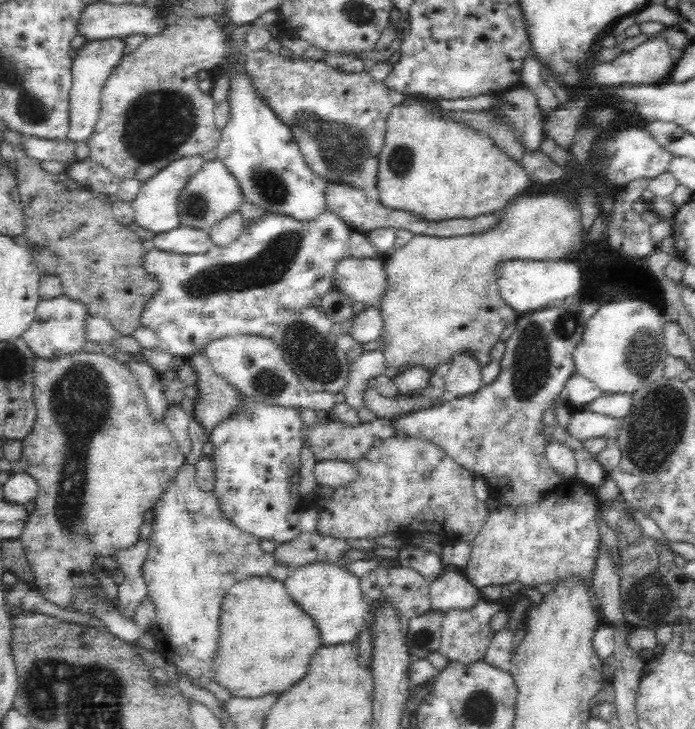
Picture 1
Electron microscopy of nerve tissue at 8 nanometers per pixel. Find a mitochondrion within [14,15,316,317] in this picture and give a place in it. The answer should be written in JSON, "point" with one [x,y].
{"point":[158,124]}

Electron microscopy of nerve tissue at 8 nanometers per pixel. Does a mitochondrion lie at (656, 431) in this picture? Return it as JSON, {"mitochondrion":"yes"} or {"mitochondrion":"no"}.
{"mitochondrion":"yes"}

